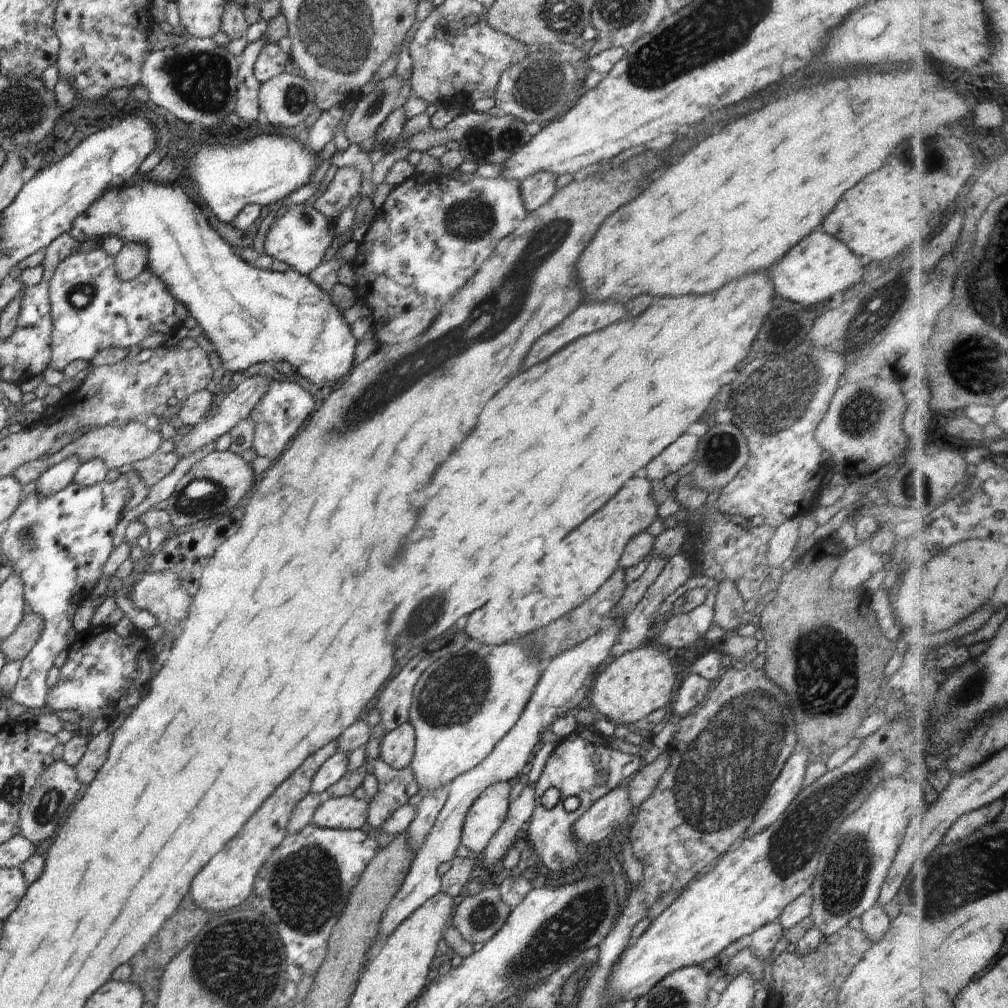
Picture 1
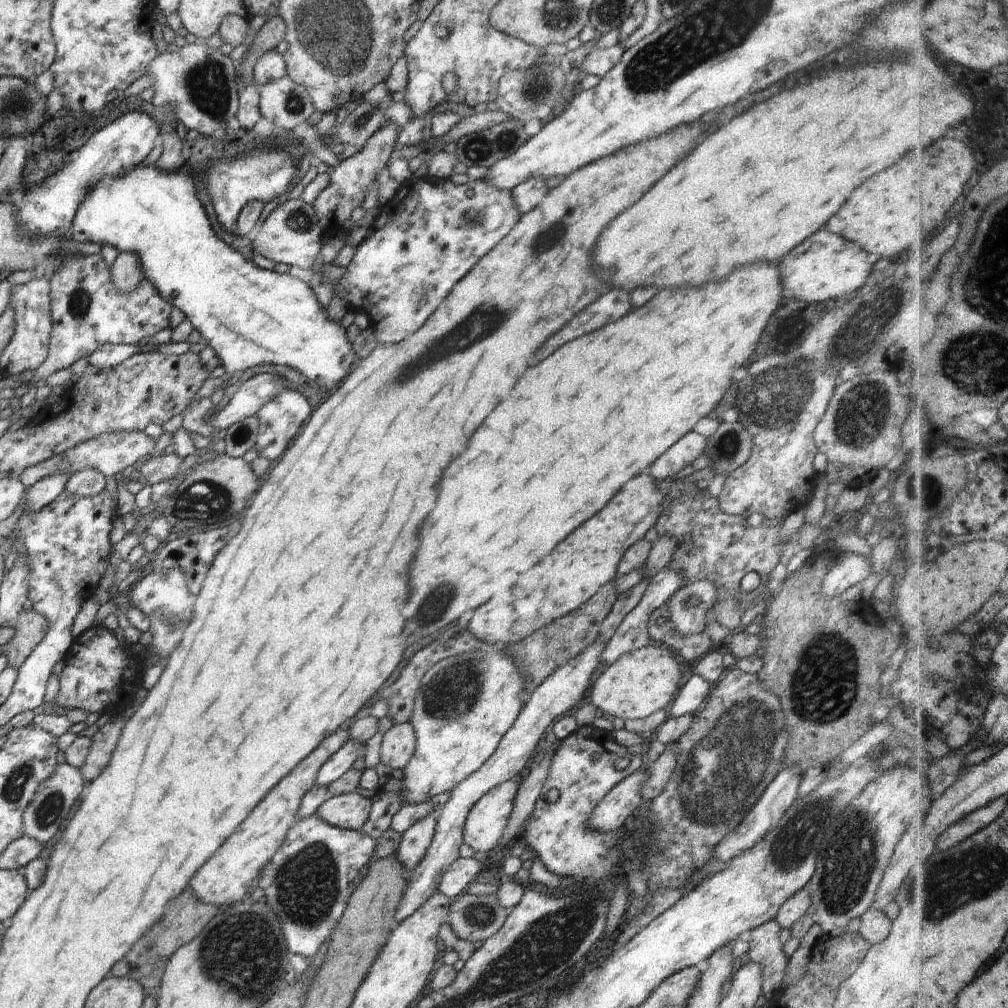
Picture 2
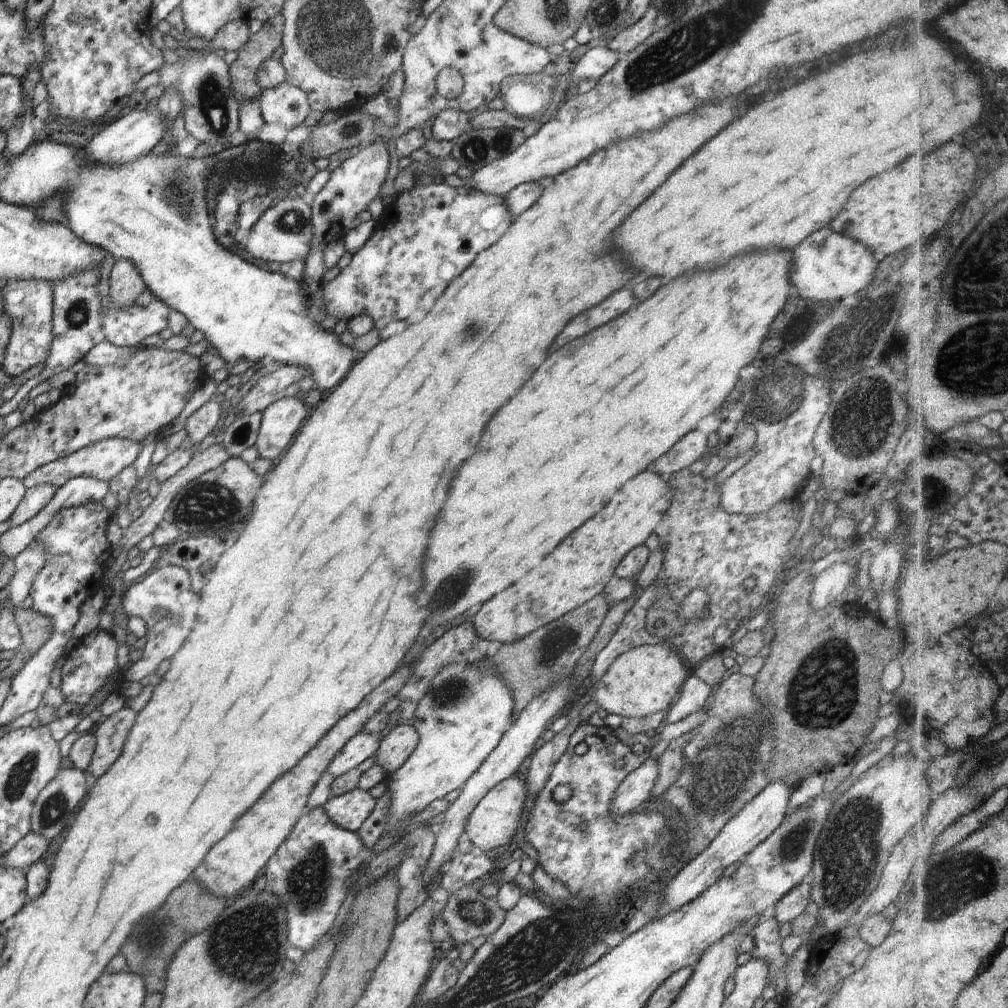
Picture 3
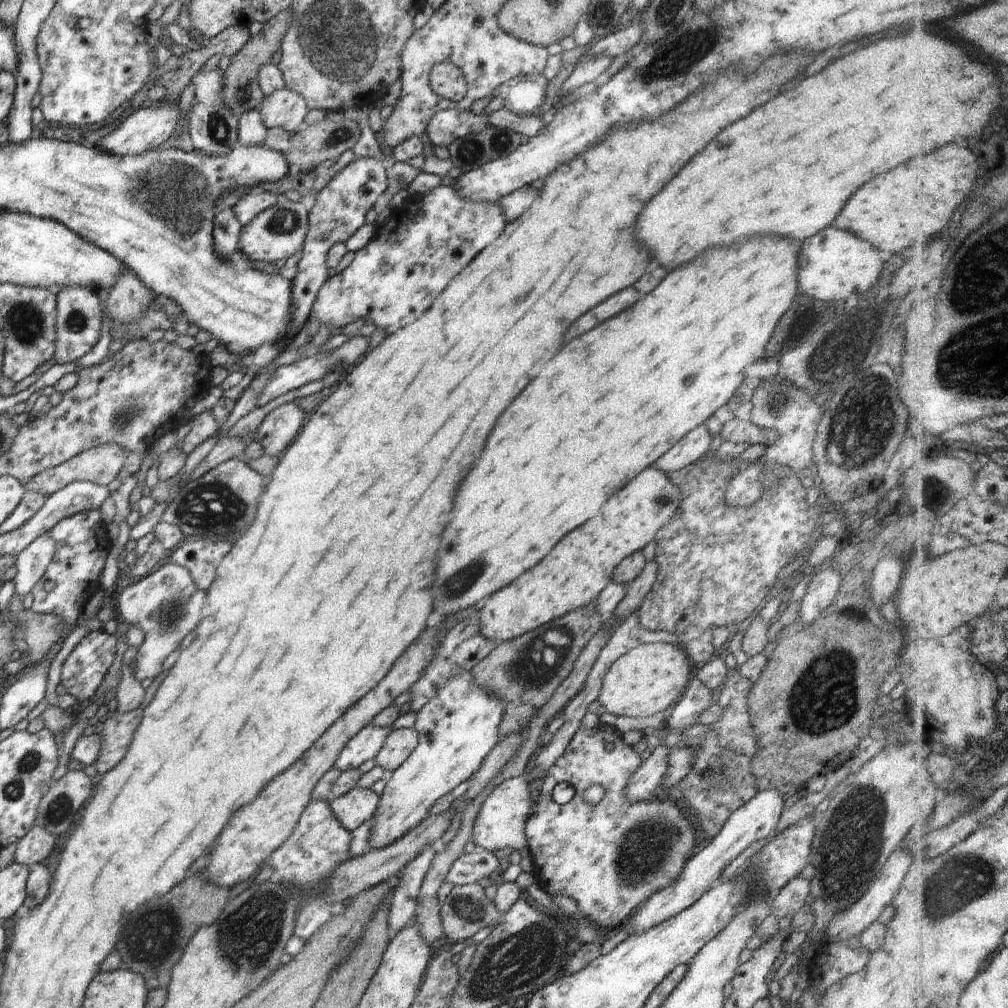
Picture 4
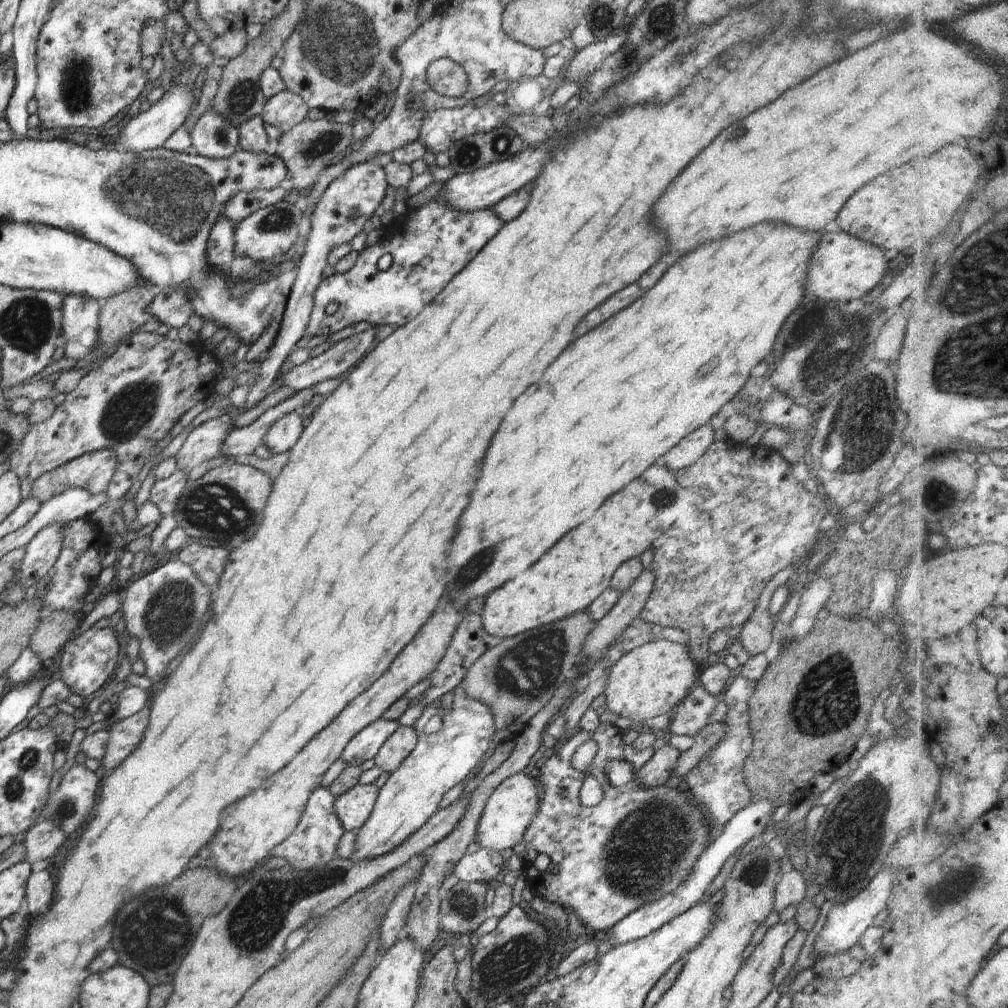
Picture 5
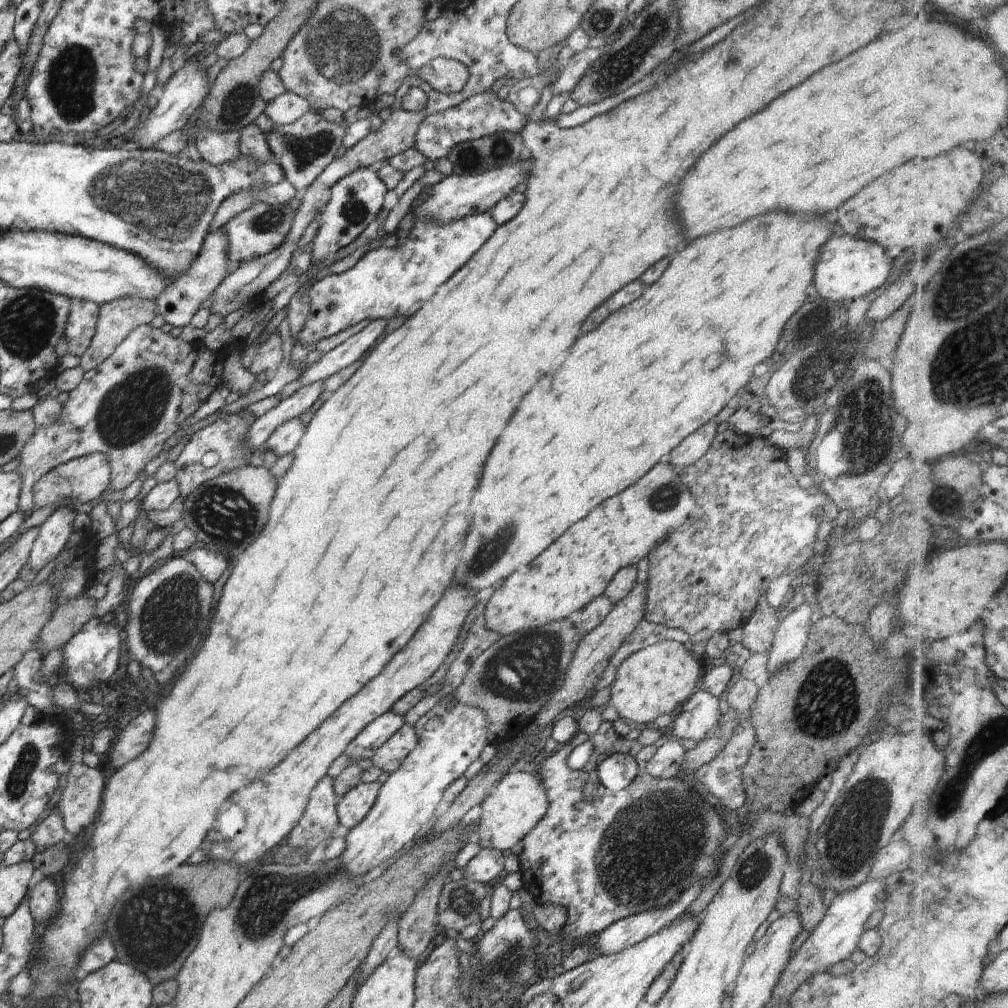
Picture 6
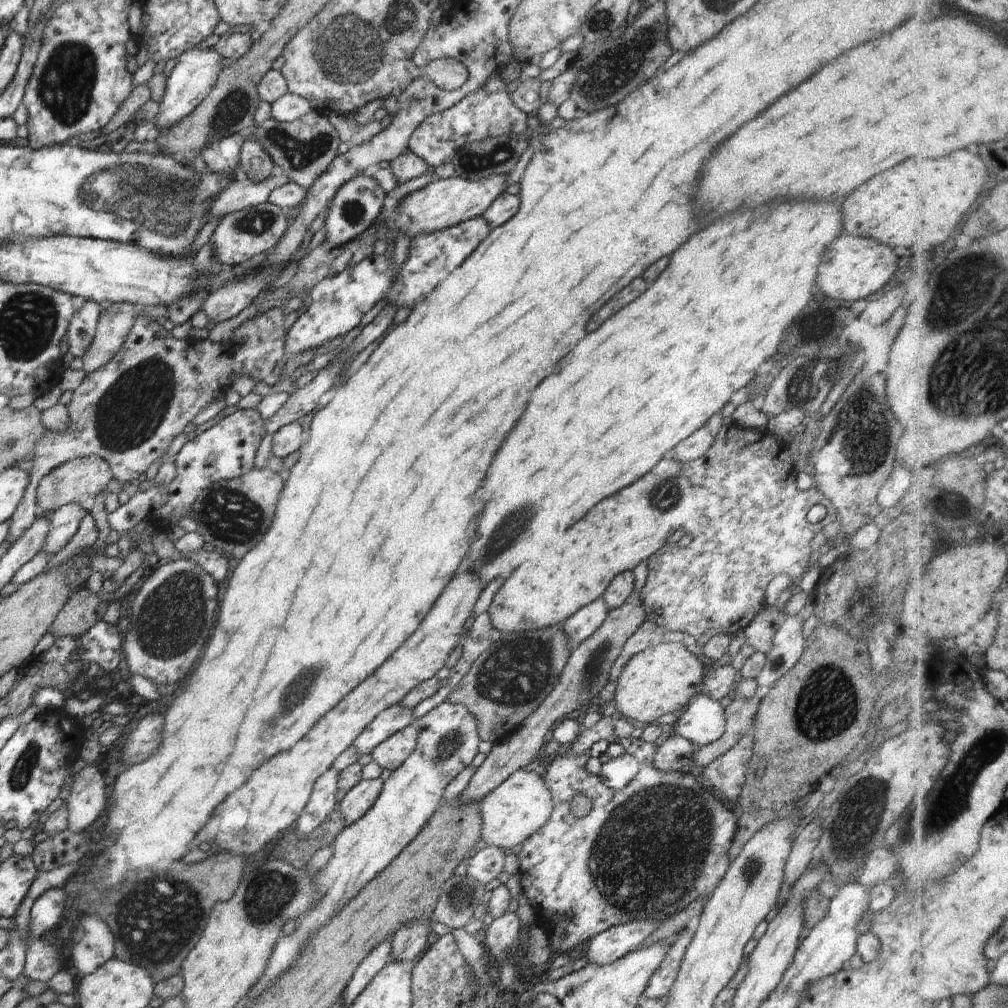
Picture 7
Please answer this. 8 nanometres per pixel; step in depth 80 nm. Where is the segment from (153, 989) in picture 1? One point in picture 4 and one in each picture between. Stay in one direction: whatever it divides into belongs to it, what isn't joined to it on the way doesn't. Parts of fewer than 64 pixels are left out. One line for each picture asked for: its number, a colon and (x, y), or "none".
2: (186, 916)
3: (190, 909)
4: (152, 941)

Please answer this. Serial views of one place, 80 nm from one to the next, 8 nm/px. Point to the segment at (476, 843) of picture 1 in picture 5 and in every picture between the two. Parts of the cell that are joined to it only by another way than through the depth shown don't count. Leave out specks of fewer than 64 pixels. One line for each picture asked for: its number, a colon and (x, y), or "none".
2: (485, 824)
3: (493, 822)
4: (500, 823)
5: (506, 815)

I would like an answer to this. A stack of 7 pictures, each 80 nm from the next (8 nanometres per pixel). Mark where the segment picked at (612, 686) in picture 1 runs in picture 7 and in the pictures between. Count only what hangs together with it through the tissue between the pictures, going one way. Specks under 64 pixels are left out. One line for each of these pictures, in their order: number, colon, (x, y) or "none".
2: (638, 683)
3: (645, 680)
4: (649, 679)
5: (652, 679)
6: (657, 679)
7: (663, 679)

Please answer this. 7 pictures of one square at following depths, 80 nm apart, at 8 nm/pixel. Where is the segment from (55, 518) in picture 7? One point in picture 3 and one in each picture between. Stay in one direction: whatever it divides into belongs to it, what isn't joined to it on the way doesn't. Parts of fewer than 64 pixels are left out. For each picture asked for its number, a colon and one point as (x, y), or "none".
3: (30, 561)
4: (32, 562)
5: (42, 551)
6: (54, 533)

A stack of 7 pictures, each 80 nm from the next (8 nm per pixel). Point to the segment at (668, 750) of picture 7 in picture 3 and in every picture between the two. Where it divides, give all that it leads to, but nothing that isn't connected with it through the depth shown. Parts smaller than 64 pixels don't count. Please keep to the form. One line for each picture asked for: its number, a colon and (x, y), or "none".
3: (634, 790)
4: (644, 784)
5: (659, 768)
6: (668, 759)

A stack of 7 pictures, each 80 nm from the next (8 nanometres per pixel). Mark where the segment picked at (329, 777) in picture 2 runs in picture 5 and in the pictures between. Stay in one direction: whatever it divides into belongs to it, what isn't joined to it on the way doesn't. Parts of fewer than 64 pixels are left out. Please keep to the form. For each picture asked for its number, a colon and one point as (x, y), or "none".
3: (363, 745)
4: (367, 743)
5: (365, 745)

